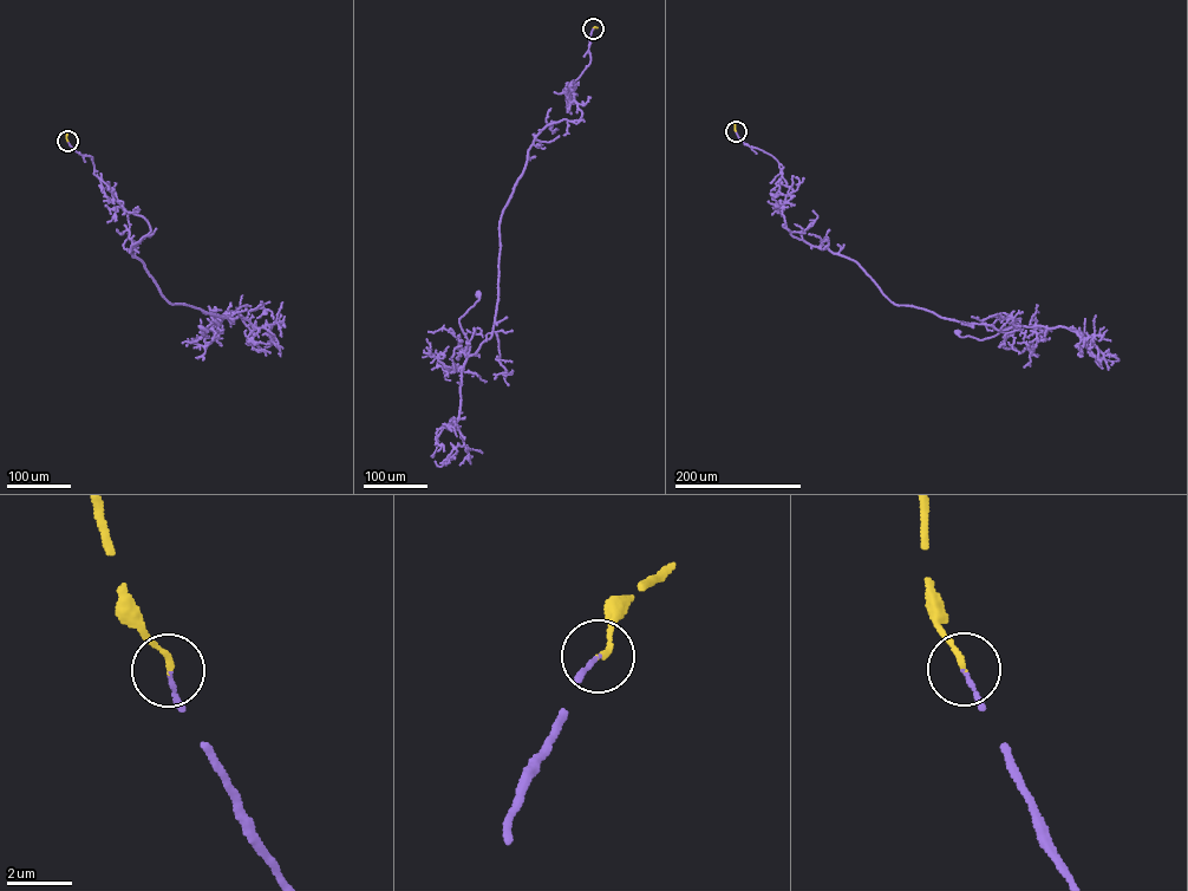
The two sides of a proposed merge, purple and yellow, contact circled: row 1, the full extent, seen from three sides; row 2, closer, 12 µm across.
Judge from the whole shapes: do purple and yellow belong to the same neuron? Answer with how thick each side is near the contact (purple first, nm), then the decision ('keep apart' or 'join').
130/160 nm | join

